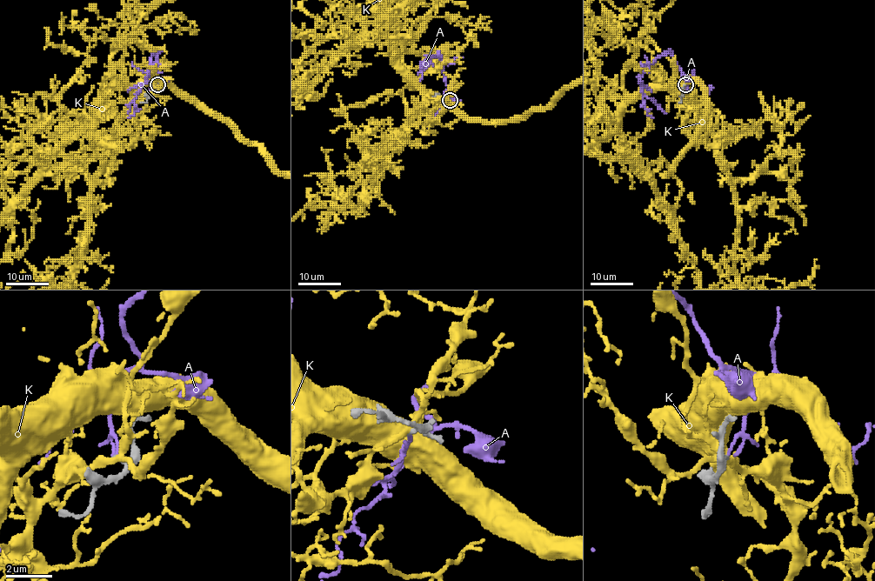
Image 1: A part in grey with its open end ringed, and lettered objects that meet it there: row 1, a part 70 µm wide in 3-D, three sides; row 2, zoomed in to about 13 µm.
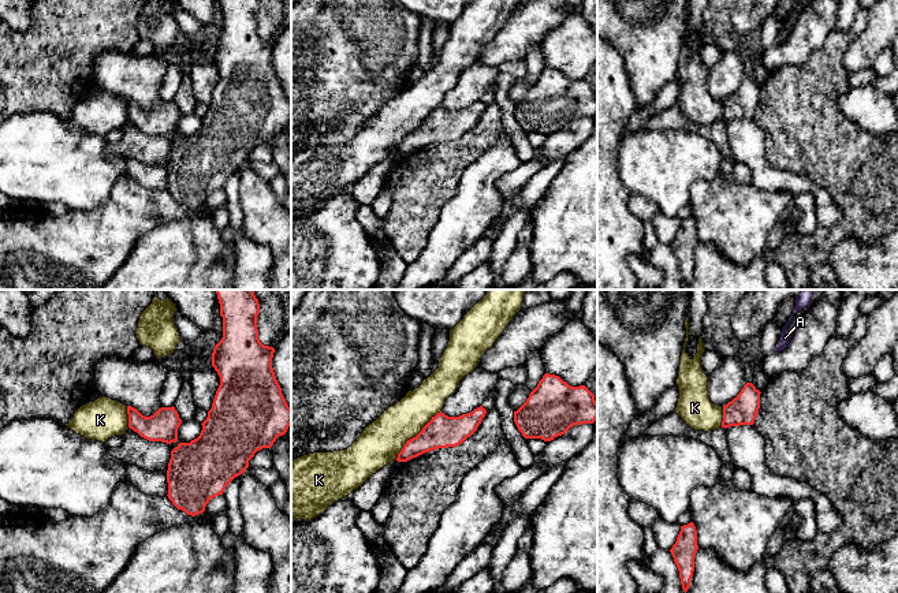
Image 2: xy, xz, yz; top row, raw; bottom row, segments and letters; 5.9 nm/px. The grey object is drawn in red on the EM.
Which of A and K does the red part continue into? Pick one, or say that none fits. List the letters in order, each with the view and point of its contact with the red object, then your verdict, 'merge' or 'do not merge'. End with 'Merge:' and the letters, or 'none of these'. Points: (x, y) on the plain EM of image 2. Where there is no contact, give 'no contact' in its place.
A: no contact; do not merge
K: contact xz (416, 130); do not merge
Merge: none of these

